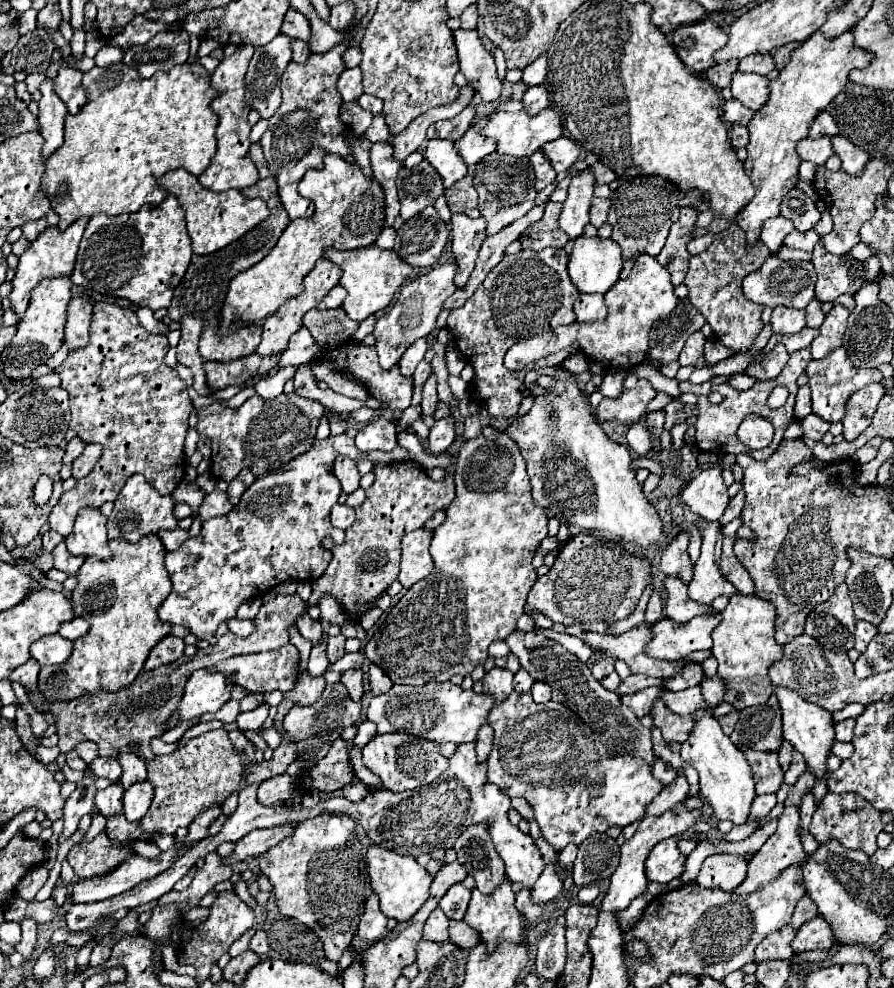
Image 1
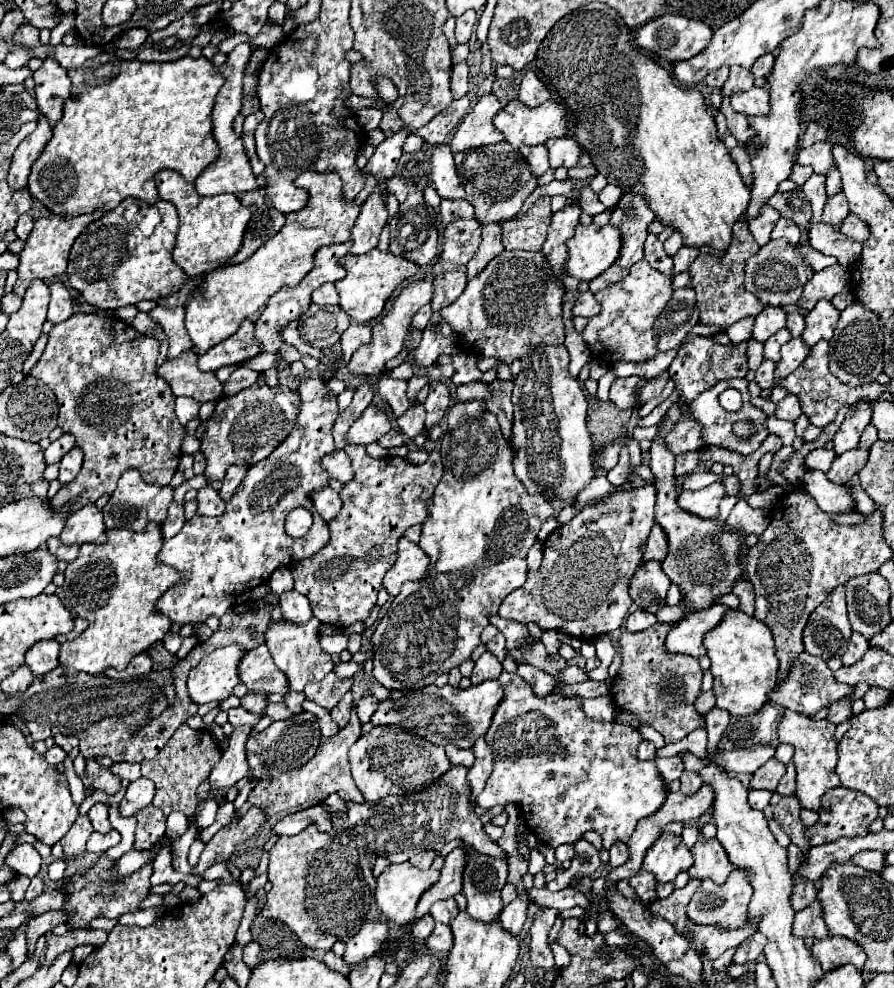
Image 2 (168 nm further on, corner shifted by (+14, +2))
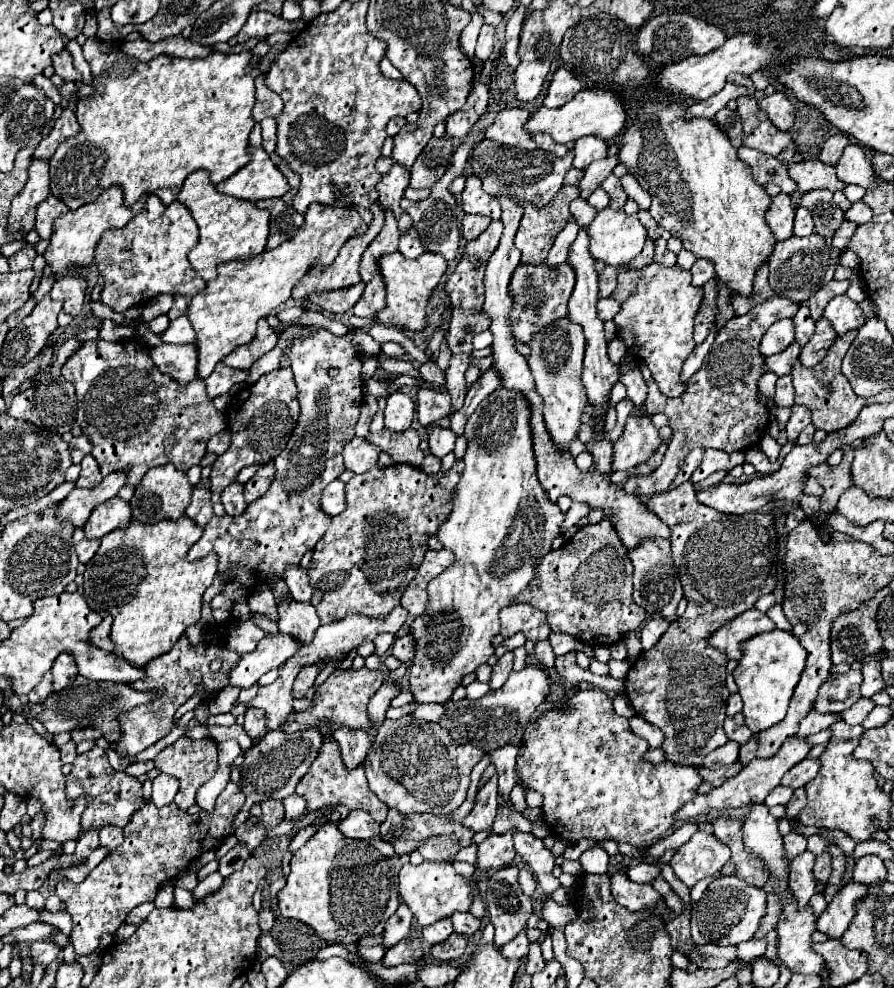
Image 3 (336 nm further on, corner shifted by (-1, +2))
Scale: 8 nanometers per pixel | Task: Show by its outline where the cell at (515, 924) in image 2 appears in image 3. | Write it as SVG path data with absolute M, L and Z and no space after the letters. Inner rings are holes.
M519 934L515 940L501 946L501 956L505 956L507 960L525 960L527 952L529 952L529 940L525 934Z

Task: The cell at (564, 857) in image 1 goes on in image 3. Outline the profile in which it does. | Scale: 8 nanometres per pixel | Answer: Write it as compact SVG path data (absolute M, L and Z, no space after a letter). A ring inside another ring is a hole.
M593 846L589 850L585 850L579 858L579 862L583 864L585 872L595 872L595 874L605 874L609 868L609 854L601 848L601 846Z

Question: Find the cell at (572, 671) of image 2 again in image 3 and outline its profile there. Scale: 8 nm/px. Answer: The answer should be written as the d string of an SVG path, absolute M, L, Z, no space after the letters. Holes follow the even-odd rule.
M541 640L535 644L535 658L539 664L543 664L543 668L553 668L553 660L555 660L555 654L553 654L553 648L549 644L549 640Z

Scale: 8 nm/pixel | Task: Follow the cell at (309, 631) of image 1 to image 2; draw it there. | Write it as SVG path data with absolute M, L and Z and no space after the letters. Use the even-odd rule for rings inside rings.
M296 590L284 592L280 596L280 608L282 608L284 620L292 622L292 624L306 624L312 618L308 600L300 592L296 592Z

